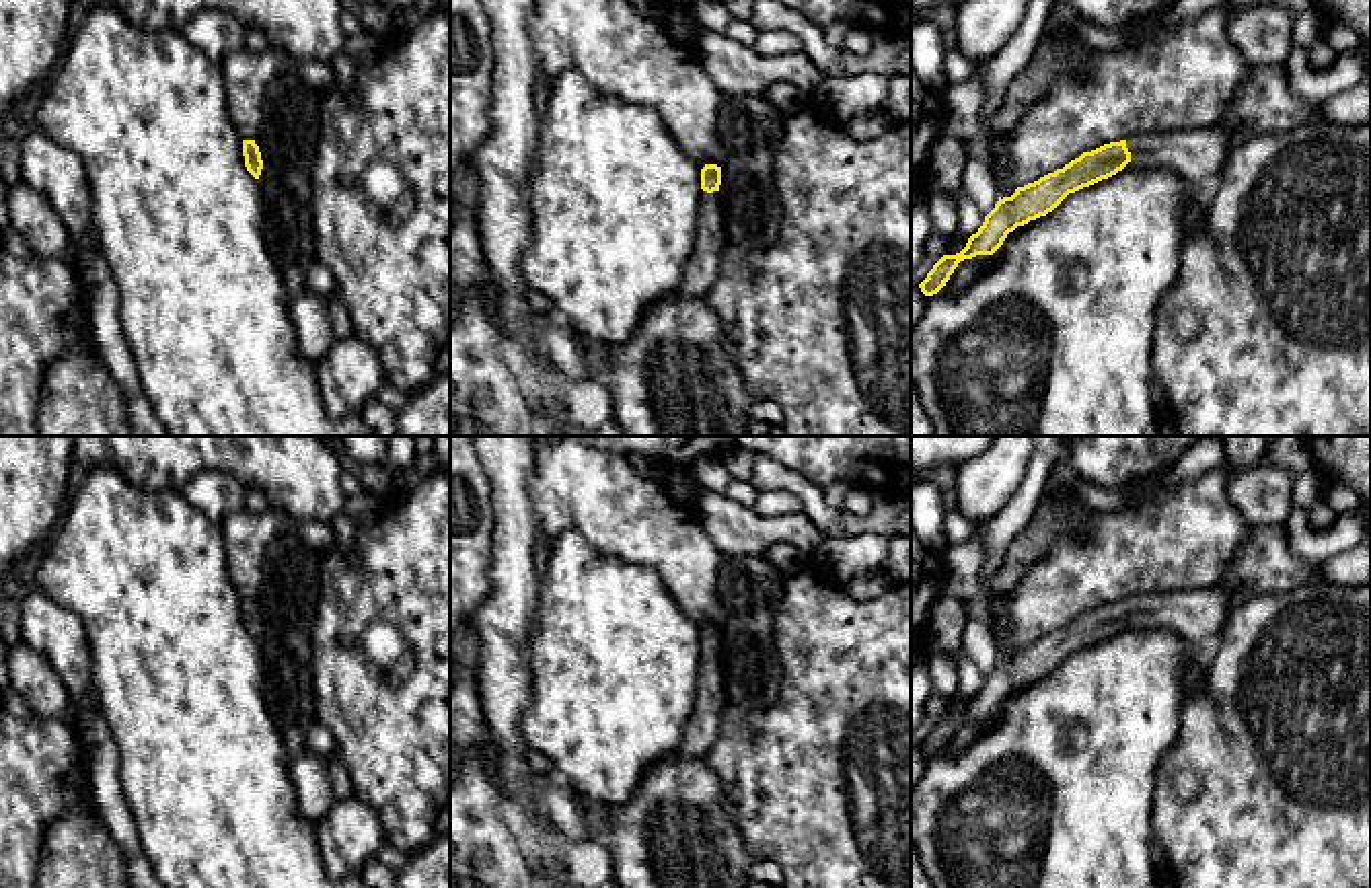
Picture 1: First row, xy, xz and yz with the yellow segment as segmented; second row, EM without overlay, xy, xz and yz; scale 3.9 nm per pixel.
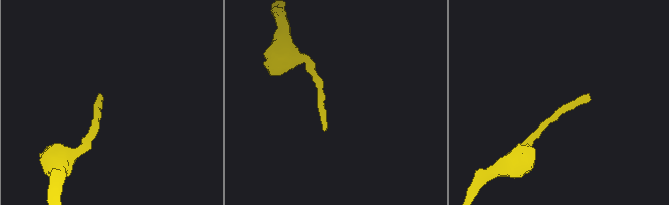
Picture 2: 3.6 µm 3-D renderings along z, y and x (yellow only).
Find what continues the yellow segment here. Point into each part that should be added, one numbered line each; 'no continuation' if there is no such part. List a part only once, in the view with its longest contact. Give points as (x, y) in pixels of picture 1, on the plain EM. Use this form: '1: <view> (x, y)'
1: yz (1197, 615)

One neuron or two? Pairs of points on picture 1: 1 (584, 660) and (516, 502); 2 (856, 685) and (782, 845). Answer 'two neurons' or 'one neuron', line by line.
1: two neurons
2: one neuron

